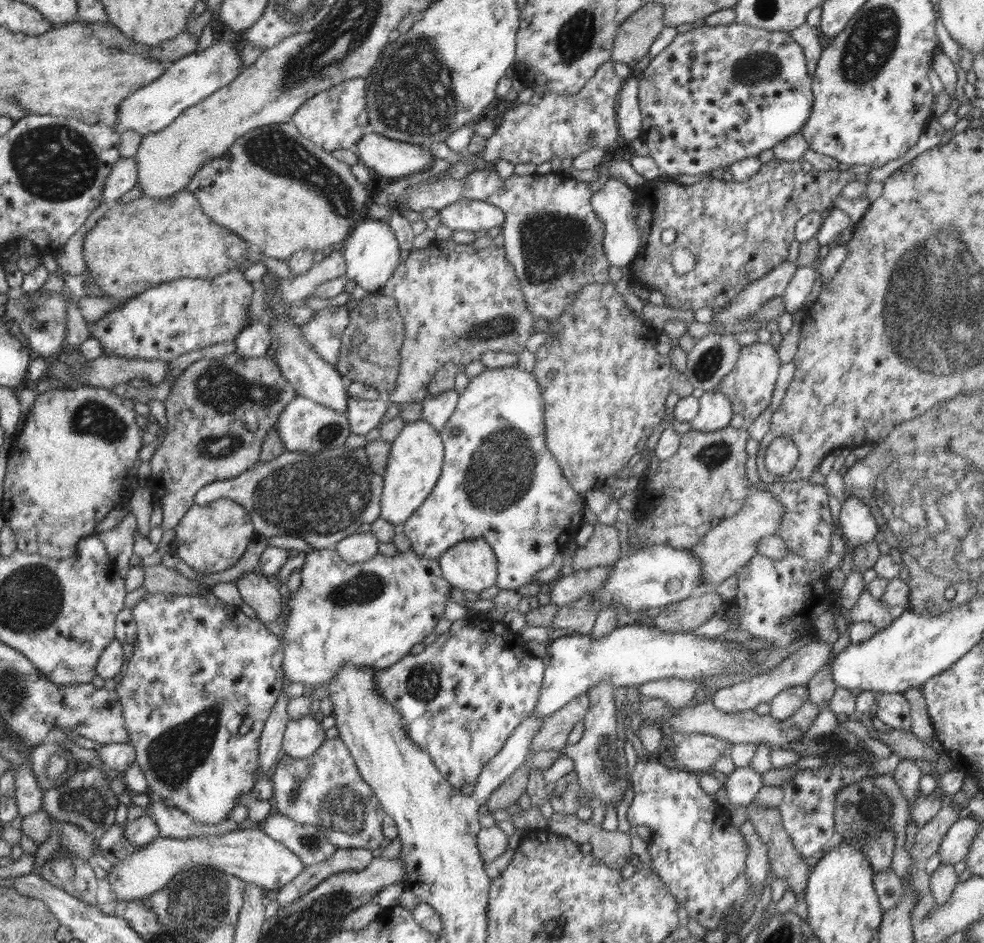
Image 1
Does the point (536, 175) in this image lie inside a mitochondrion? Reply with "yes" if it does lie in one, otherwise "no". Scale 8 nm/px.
no

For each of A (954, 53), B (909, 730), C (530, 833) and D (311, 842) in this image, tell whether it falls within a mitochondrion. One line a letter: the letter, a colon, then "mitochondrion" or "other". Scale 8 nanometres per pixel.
A: other
B: other
C: other
D: mitochondrion

